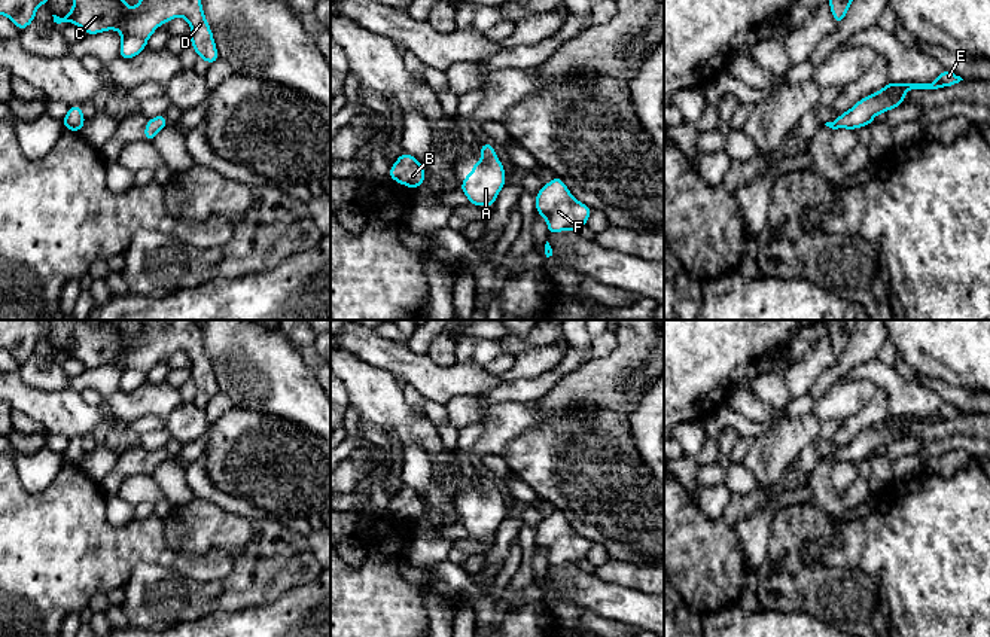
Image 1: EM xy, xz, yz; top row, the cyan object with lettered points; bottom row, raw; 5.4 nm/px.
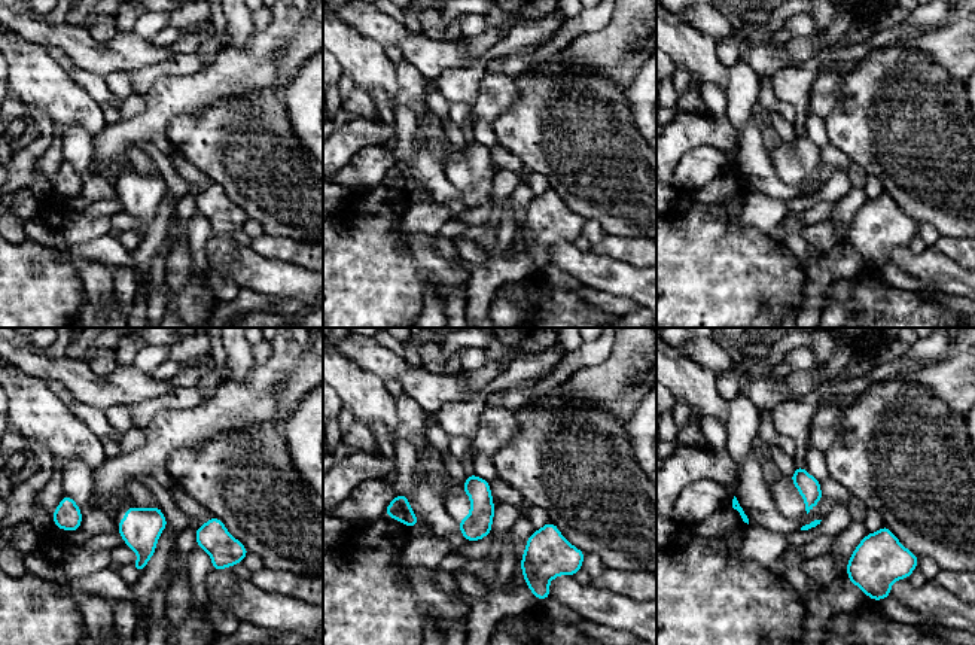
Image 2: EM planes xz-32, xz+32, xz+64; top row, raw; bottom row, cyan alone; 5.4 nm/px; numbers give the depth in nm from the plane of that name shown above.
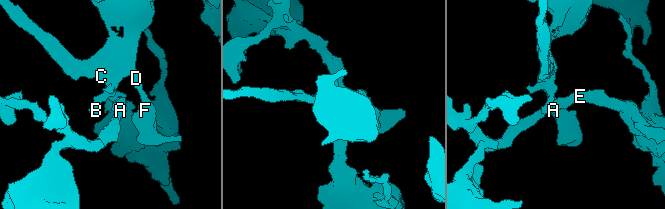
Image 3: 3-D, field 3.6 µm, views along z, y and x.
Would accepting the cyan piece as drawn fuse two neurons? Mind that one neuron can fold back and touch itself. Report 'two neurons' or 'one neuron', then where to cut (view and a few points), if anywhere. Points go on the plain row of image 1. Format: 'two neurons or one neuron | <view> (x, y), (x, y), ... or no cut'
one neuron | no cut

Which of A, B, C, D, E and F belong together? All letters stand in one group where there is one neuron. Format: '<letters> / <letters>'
A B C D E F

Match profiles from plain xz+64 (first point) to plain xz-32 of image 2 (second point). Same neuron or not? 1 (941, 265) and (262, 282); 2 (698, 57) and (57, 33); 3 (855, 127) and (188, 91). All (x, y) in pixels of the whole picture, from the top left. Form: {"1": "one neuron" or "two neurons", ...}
{"1": "one neuron", "2": "two neurons", "3": "two neurons"}

